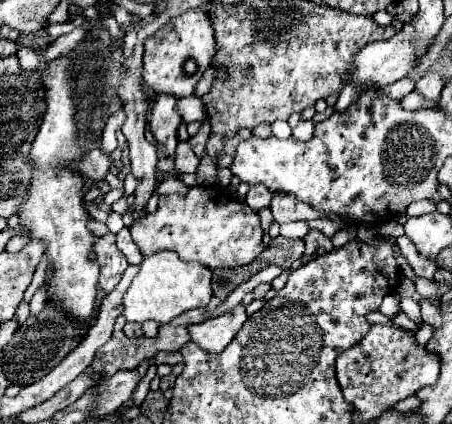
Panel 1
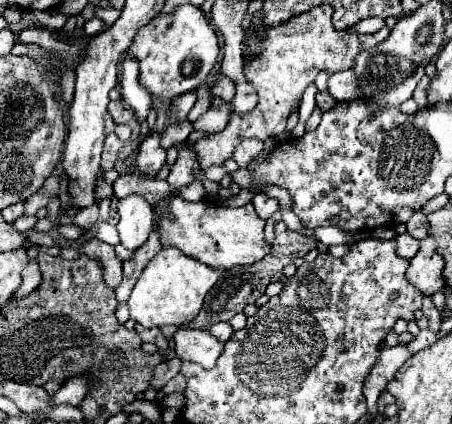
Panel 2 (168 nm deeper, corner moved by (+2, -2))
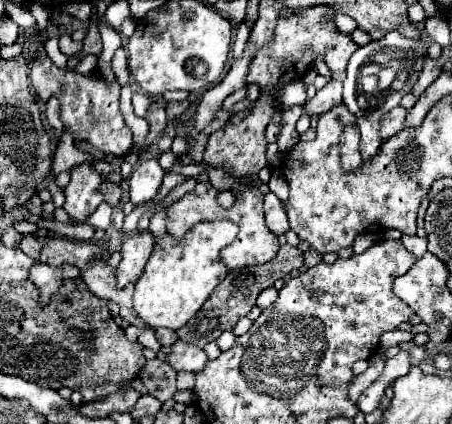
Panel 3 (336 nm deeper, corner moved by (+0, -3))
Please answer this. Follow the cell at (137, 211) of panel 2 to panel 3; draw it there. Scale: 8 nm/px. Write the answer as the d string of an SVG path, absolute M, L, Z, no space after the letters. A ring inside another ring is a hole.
M133 233L125 237L125 241L121 243L121 263L117 267L119 289L127 287L129 283L137 283L137 279L145 271L151 251L153 251L153 235Z

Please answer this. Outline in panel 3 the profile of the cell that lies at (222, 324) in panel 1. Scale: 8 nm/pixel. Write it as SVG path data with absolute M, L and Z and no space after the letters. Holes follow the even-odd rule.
M181 339L171 347L171 353L165 359L177 373L181 371L189 371L189 373L197 373L201 371L201 367L205 367L207 363L207 355L203 349L193 347L189 343L181 343Z

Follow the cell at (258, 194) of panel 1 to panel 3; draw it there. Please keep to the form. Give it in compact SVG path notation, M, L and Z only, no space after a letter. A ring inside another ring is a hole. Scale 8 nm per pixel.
M275 193L265 195L265 219L267 219L267 227L275 235L285 235L289 231L283 201L279 201L279 197Z

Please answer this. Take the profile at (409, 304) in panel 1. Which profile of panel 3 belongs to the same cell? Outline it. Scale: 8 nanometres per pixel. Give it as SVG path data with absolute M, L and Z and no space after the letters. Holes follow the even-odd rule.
M396 329L383 333L380 337L379 346L383 349L388 349L392 346L398 346L399 343L409 342L412 338L413 334L411 332Z

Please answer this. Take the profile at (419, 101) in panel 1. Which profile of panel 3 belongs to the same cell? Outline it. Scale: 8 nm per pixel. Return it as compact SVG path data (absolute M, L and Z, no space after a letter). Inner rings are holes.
M397 105L393 111L389 111L387 115L383 115L383 119L381 119L381 127L379 127L381 143L385 143L387 139L391 139L393 135L397 135L397 133L403 129L405 115L407 115L407 109L403 109L401 105Z

